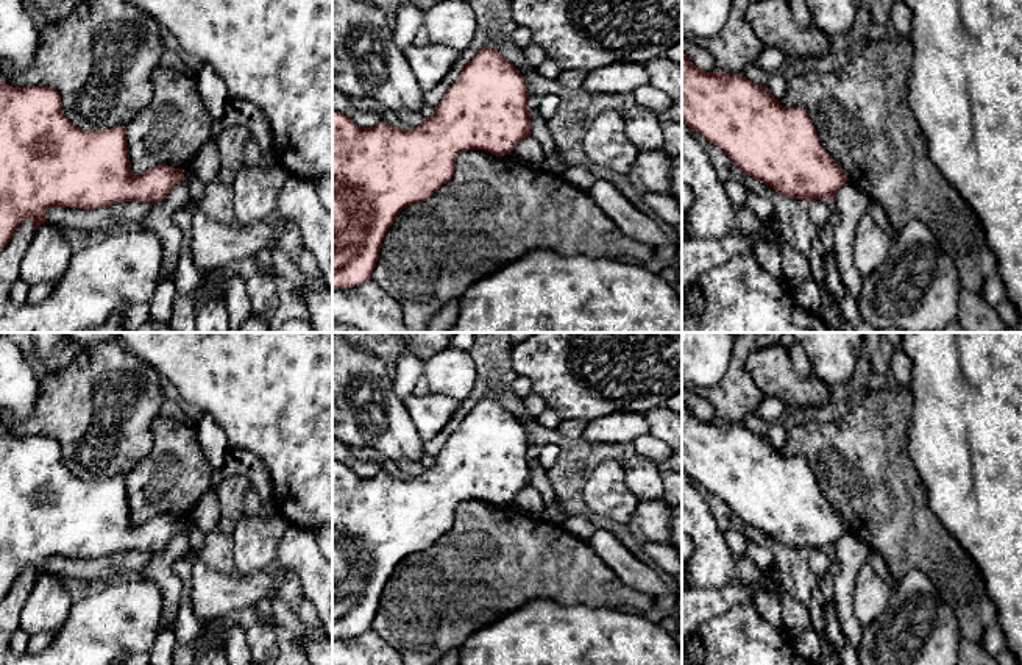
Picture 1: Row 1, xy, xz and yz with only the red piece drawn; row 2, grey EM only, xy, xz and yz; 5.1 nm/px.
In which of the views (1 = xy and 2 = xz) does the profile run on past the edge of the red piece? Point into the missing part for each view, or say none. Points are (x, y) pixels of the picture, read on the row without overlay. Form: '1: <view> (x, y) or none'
1: none
2: none

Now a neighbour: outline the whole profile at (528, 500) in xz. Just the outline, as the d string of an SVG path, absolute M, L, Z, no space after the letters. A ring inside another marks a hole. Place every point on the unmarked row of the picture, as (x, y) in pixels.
M529 485L518 492L509 506L531 517L537 517L541 512L541 498L540 493L532 485Z

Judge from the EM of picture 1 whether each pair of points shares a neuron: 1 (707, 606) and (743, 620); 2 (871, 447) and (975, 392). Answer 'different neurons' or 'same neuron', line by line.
1: different neurons
2: different neurons

